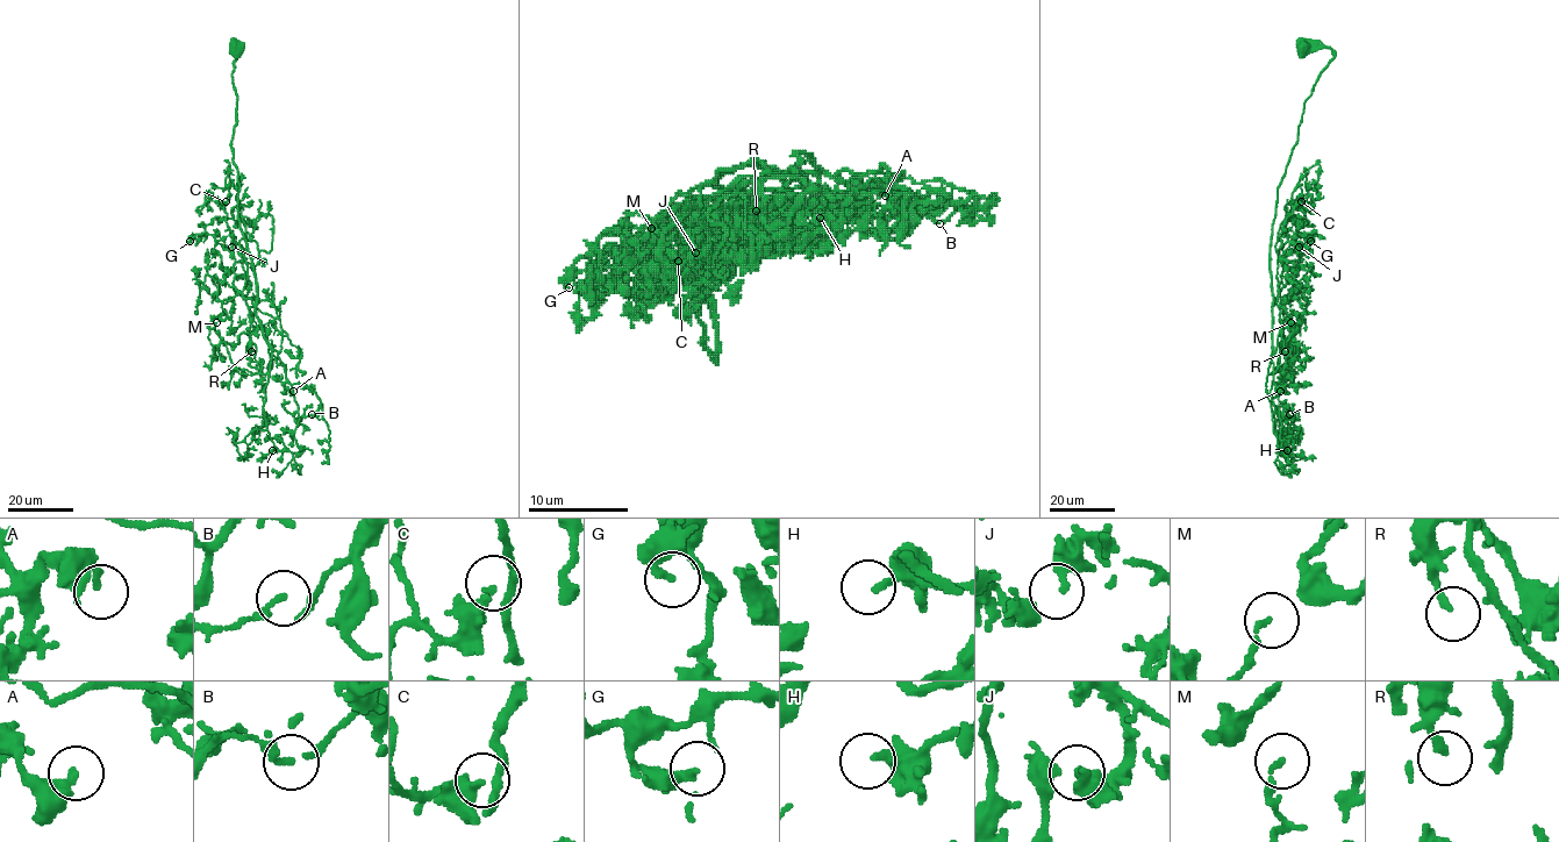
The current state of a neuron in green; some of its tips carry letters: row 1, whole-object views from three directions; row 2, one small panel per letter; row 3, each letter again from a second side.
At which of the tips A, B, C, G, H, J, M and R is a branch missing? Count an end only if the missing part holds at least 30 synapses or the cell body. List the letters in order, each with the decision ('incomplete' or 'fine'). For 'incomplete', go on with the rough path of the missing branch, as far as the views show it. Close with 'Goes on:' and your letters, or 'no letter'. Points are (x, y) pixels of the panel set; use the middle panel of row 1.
A: fine
B: fine
C: fine
G: fine
H: fine
J: fine
M: fine
R: fine
Goes on: no letter

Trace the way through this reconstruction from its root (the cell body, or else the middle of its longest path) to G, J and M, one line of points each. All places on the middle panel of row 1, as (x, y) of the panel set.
G: (710, 268), (713, 357), (695, 237), (726, 171), (770, 169), (691, 208), (666, 265), (591, 250), (569, 287)
J: (710, 268), (713, 357), (695, 237), (726, 171), (770, 169), (698, 206), (695, 252)
M: (710, 268), (713, 357), (695, 237), (715, 180), (810, 161), (721, 169), (626, 233), (651, 228)

